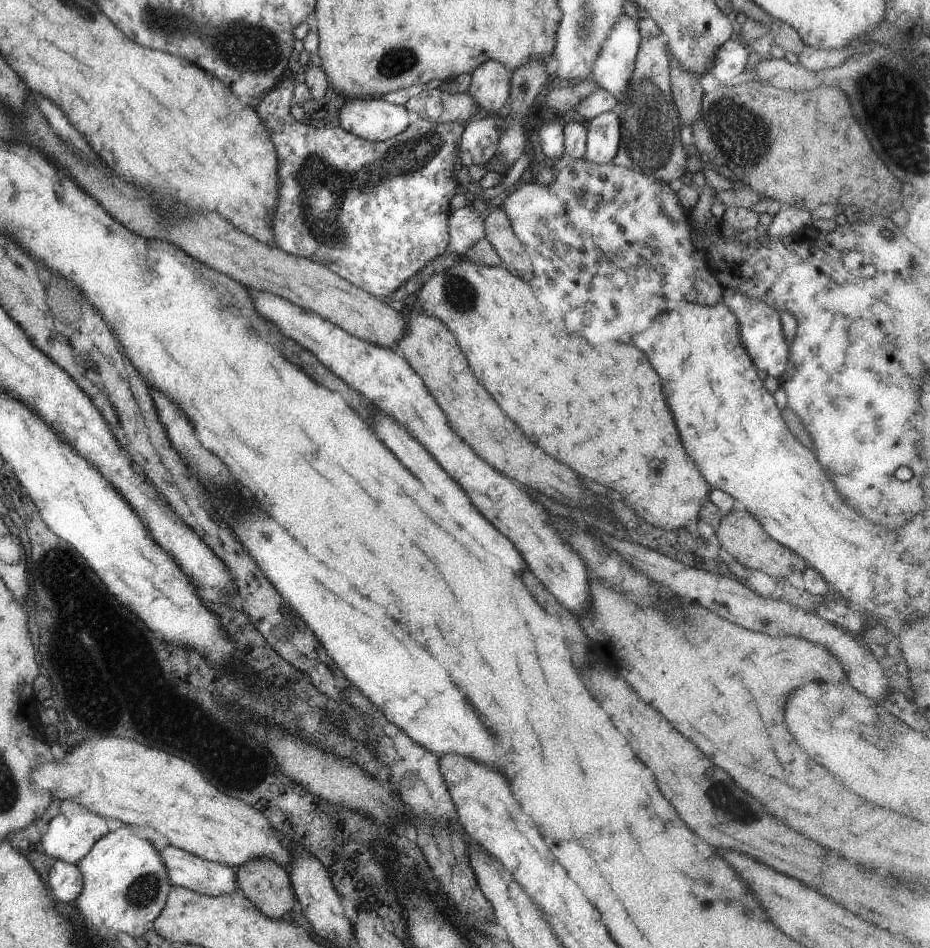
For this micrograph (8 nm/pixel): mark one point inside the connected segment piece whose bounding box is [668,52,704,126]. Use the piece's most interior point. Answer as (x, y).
(686, 88)

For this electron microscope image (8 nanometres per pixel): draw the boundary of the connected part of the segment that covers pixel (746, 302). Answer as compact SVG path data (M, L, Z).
M725 288L722 302L734 312L738 320L738 330L740 330L740 340L748 352L748 356L754 362L758 370L764 370L768 375L774 378L780 378L784 374L784 368L788 361L790 342L784 336L782 322L780 322L780 313L776 308L764 304L758 298L750 298L746 294L734 292L733 288Z

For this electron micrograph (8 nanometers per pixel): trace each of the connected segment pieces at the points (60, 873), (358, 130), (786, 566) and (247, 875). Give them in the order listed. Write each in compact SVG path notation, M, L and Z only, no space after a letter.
M58 860L52 864L48 889L52 889L54 898L57 900L64 900L64 902L76 900L82 892L82 877L77 864L68 864L68 862Z
M362 97L348 99L341 108L339 121L340 127L346 132L355 134L367 141L380 142L400 134L411 124L412 113L404 105L396 105L383 100L381 97Z
M743 507L734 508L726 516L723 516L718 529L715 531L715 536L720 546L732 554L740 564L770 576L782 579L792 572L803 573L808 567L807 562L799 554L787 546L782 546L777 540L766 534L762 524Z
M254 858L236 868L238 889L242 891L256 908L259 908L268 918L280 920L284 914L291 912L296 895L287 869L282 868L270 858Z

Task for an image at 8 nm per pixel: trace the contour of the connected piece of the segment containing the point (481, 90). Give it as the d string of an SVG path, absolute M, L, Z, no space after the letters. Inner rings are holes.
M488 60L473 70L467 92L470 92L478 108L492 115L504 111L510 94L508 71L509 69L504 64L496 60Z

